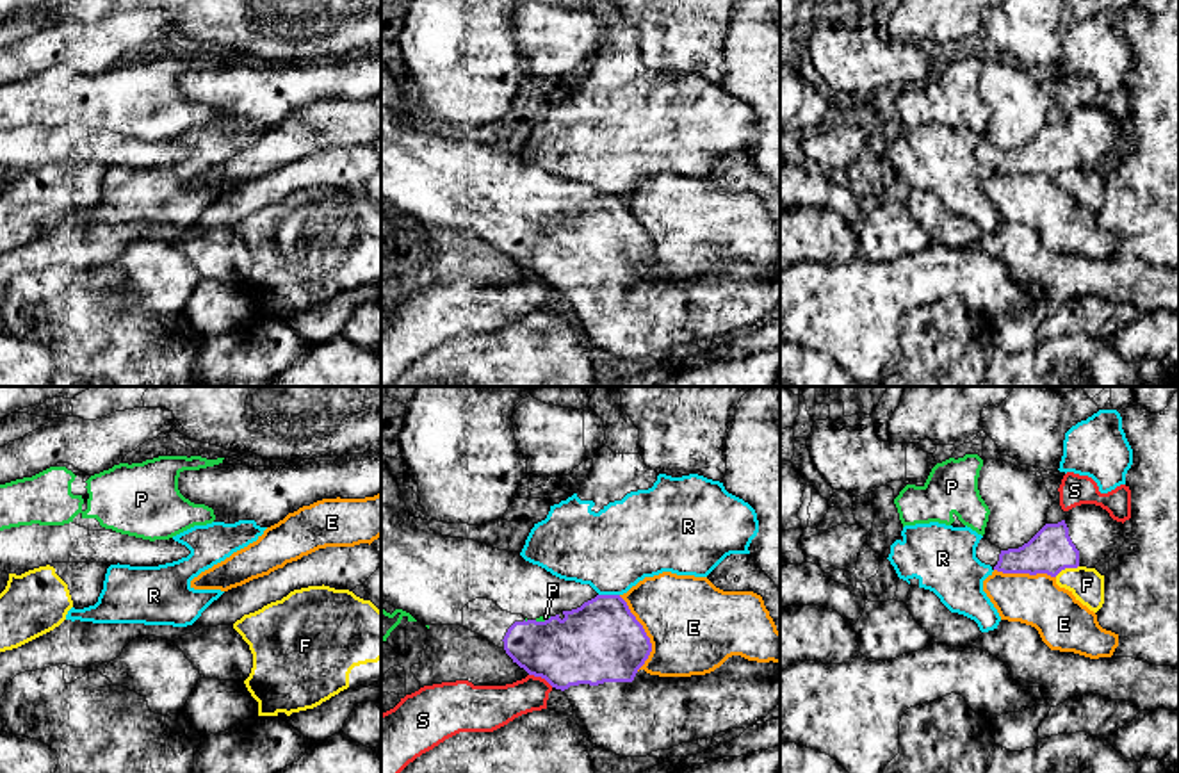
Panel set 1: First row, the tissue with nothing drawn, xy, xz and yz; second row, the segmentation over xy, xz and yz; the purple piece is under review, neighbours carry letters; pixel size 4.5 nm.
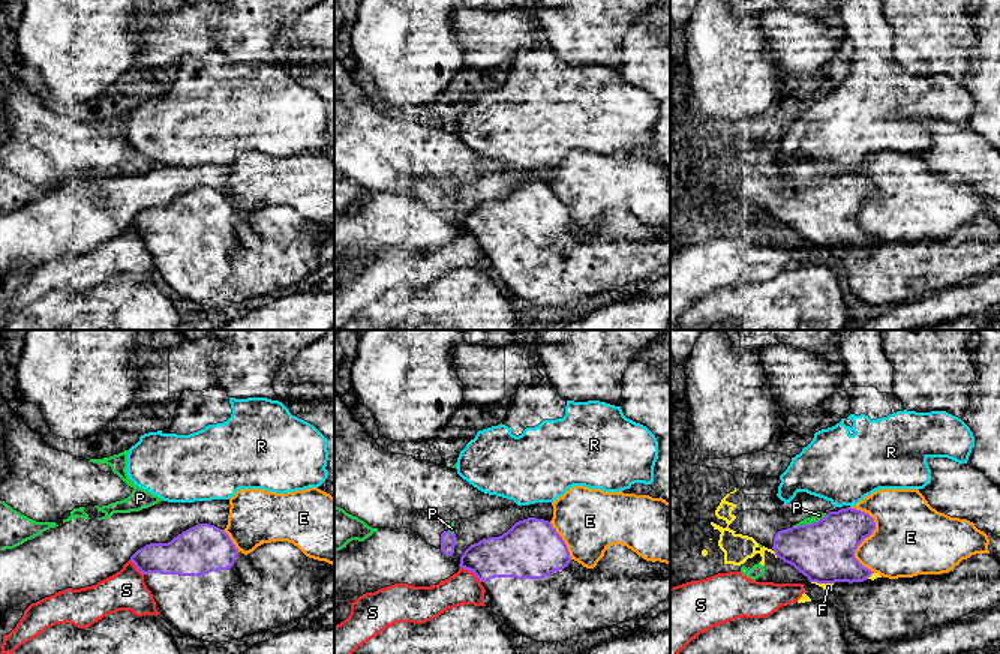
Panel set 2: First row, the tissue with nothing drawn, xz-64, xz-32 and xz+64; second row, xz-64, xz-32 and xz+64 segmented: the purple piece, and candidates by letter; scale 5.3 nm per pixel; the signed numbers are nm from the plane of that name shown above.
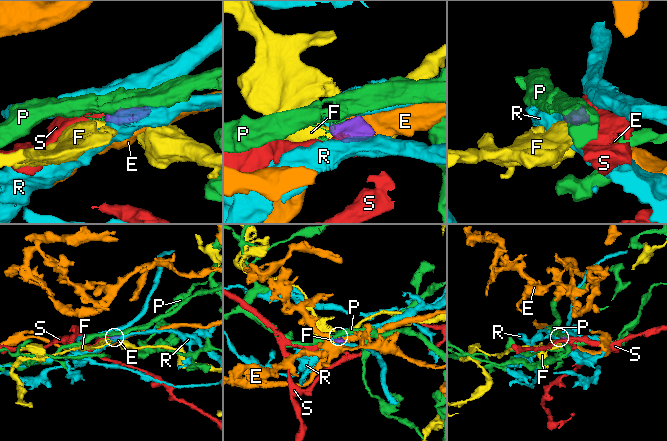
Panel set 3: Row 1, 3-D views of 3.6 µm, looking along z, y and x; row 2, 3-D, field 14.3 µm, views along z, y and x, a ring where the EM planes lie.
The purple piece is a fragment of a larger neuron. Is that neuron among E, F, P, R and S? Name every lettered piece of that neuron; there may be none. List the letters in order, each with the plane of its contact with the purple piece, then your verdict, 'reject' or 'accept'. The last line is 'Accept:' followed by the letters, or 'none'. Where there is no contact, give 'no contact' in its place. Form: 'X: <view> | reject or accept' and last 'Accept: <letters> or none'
E: xz | reject
F: yz | reject
P: xz | reject
R: xz | reject
S: xz | reject
Accept: none

